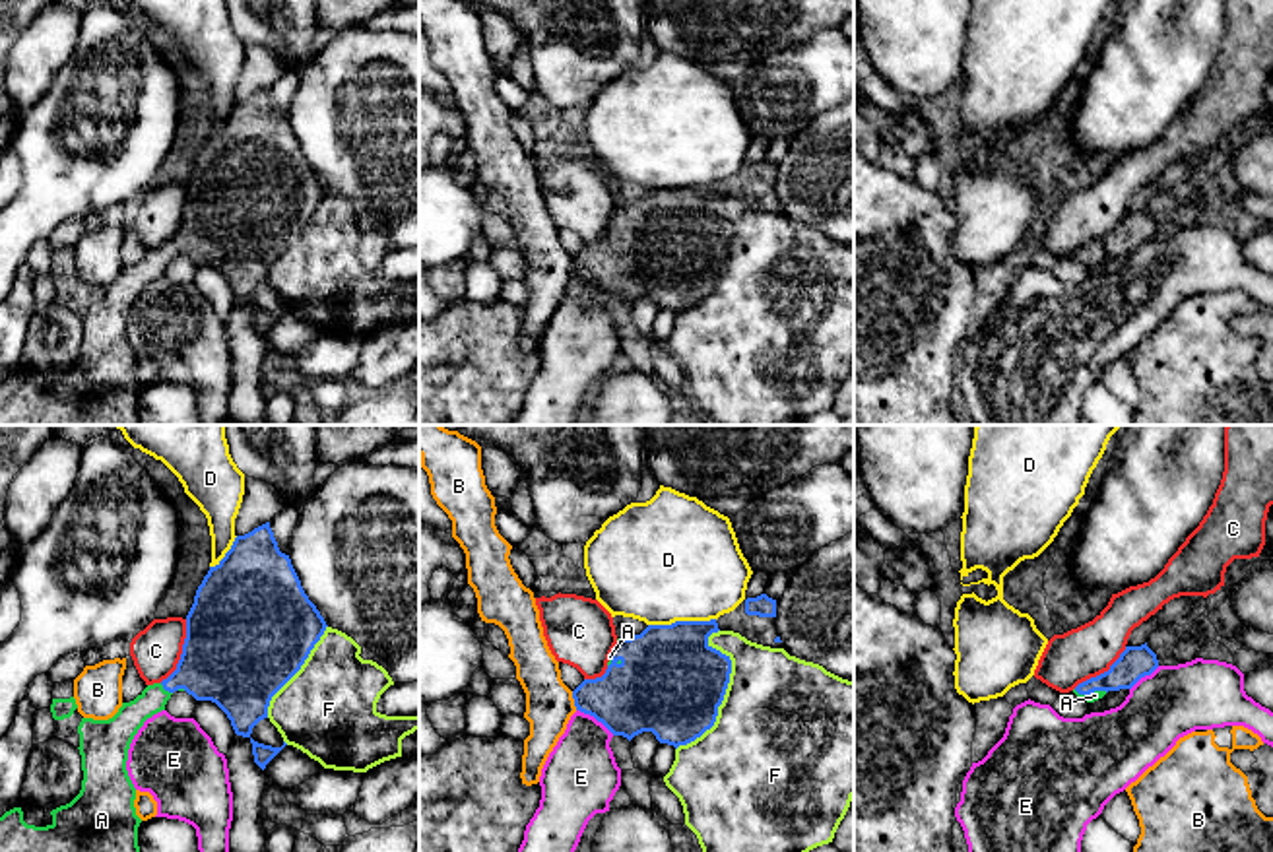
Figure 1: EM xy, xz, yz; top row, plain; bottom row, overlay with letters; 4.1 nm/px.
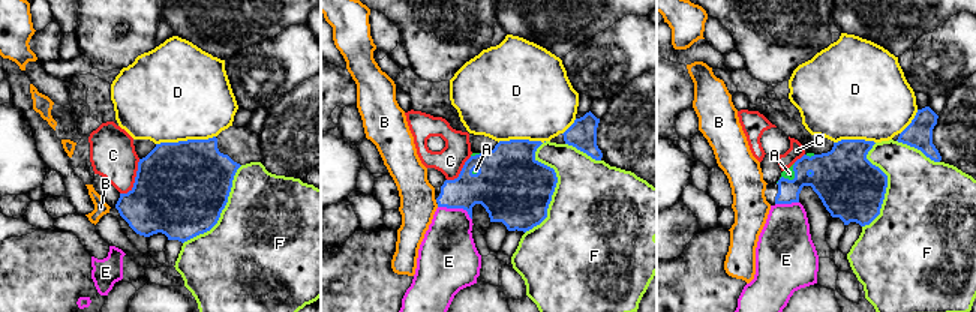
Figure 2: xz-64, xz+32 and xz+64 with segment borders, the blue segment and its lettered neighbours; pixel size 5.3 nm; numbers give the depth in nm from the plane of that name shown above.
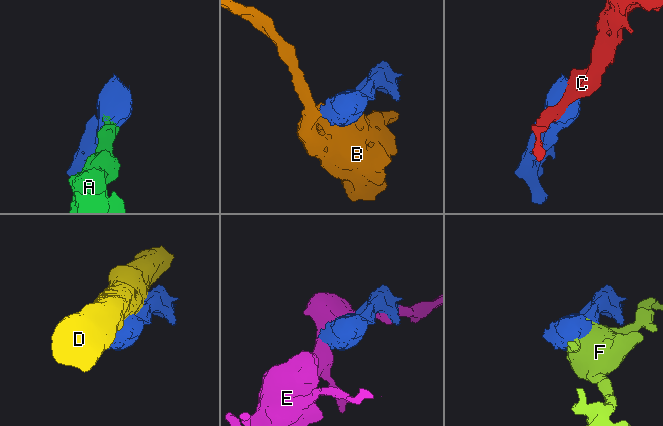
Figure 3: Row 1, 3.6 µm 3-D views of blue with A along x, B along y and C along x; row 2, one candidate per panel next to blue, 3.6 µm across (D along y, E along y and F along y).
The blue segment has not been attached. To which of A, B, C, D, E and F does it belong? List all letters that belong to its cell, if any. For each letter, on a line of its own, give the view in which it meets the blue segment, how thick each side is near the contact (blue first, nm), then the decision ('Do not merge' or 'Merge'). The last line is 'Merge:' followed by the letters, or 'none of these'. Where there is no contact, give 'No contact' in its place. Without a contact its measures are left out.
A: Touches blue in xy. Thickness 320 nm (blue) against 120 nm. Merge
B: Touches blue in xz. Thickness 300 nm (blue) against 200 nm. Do not merge
C: Touches blue in xy. Thickness 480 nm (blue) against 200 nm. Do not merge
D: Touches blue in xz. Thickness 440 nm (blue) against 500 nm. Do not merge
E: Touches blue in xz. Thickness 340 nm (blue) against 320 nm. Do not merge
F: Touches blue in xz. Thickness 440 nm (blue) against 500 nm. Do not merge
Merge: A

